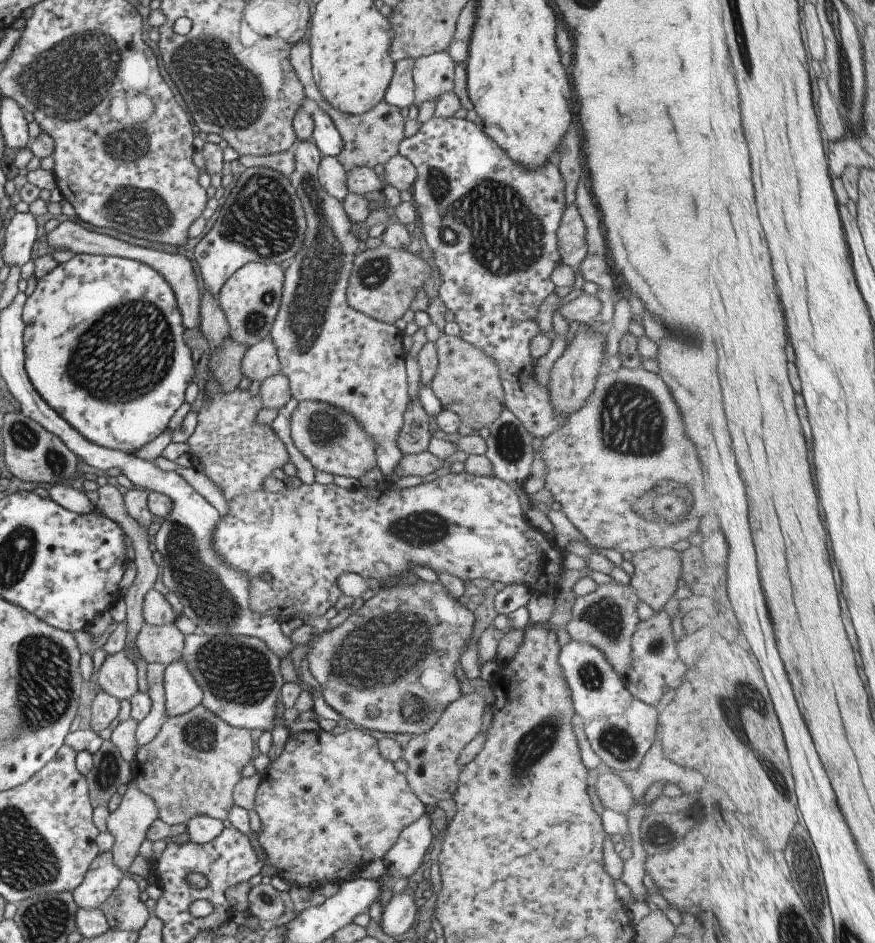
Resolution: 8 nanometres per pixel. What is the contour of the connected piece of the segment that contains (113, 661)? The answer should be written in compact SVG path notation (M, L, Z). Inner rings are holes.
M121 651L104 658L97 670L96 682L101 691L121 702L130 700L138 691L135 674L135 665Z

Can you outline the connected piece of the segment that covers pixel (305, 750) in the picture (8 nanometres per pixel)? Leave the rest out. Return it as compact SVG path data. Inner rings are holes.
M352 726L335 735L323 730L291 733L281 753L263 770L255 790L254 810L260 822L257 841L264 851L260 859L289 885L315 888L351 880L367 863L384 858L401 831L428 808L413 794L405 774L397 772L393 762L379 756L377 740L360 727Z

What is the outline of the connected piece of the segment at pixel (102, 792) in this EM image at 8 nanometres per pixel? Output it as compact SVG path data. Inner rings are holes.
M102 740L99 750L92 754L91 770L86 774L92 819L98 832L106 830L109 814L107 802L120 784L131 779L130 762L123 760L110 740Z

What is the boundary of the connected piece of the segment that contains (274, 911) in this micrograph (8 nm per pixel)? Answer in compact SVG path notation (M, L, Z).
M270 884L251 886L247 894L248 912L261 921L274 921L283 914L280 892Z

